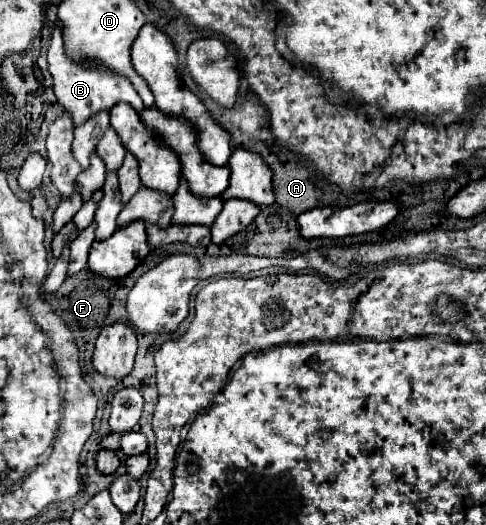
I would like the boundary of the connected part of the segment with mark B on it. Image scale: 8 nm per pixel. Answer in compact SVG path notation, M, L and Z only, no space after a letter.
M60 25L52 33L52 43L48 49L48 71L54 77L54 95L58 99L58 105L66 113L72 115L74 127L86 123L94 113L110 111L116 103L128 103L138 113L142 113L142 109L144 109L140 95L134 91L132 83L128 83L128 79L124 79L122 75L110 75L110 71L104 71L104 69L88 69L88 67L74 63L72 59L68 59L64 55Z

